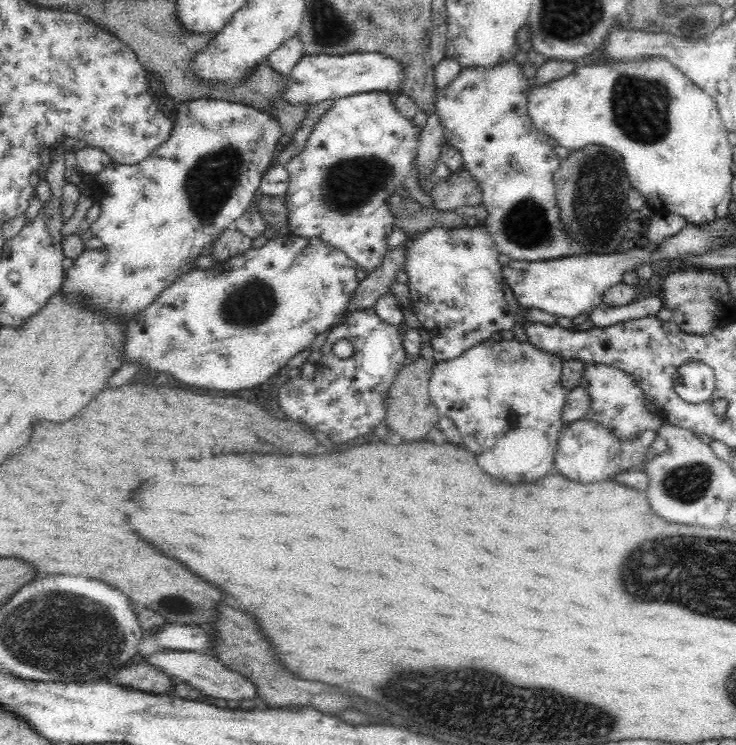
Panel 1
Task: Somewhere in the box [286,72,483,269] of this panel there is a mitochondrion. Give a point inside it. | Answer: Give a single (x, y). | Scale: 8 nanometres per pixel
(353, 183)

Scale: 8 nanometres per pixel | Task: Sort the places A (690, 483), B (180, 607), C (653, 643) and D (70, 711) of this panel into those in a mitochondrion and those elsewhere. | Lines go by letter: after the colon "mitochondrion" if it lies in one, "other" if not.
A: mitochondrion
B: mitochondrion
C: other
D: other

